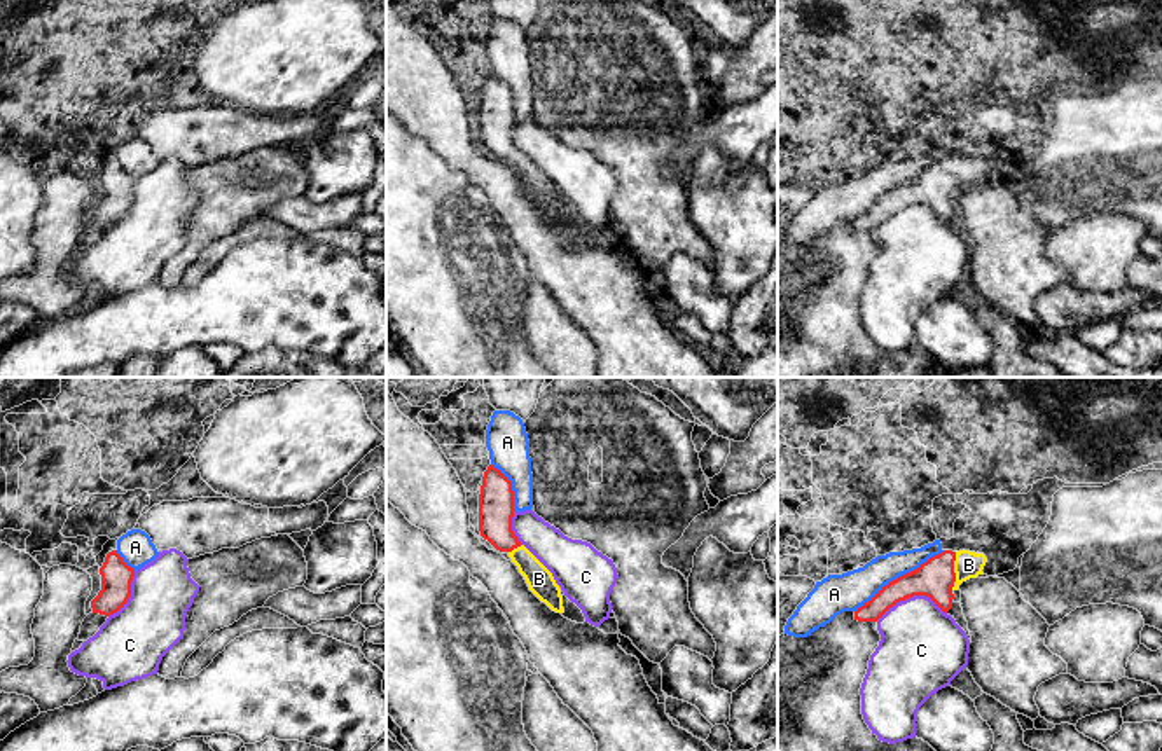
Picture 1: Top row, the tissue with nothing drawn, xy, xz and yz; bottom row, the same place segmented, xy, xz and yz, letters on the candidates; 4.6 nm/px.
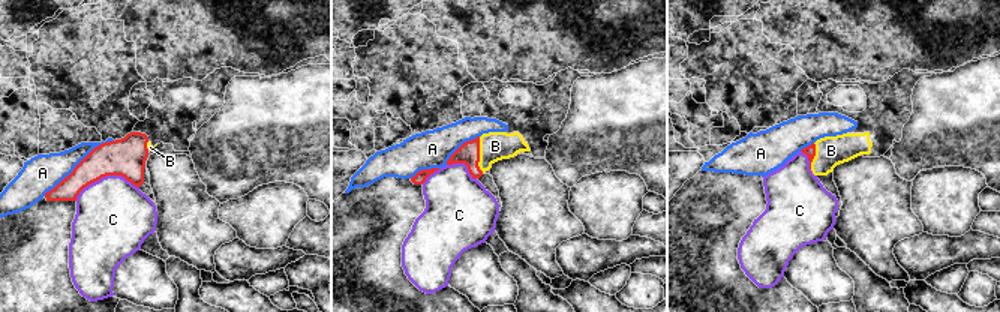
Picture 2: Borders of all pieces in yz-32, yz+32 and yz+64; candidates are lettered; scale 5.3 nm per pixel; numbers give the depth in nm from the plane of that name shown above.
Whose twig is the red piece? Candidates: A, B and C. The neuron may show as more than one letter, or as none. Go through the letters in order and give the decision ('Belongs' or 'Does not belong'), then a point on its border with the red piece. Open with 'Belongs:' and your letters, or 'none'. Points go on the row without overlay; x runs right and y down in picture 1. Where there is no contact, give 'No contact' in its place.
Belongs: B
A: Does not belong. Touches red at yz (899, 186)
B: Belongs. Touches red at yz (953, 180)
C: Does not belong. Touches red at yz (911, 205)

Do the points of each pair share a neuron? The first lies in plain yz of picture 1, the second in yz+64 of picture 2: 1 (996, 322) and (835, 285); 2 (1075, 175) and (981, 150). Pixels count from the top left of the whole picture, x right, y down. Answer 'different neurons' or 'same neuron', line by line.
1: different neurons
2: same neuron

